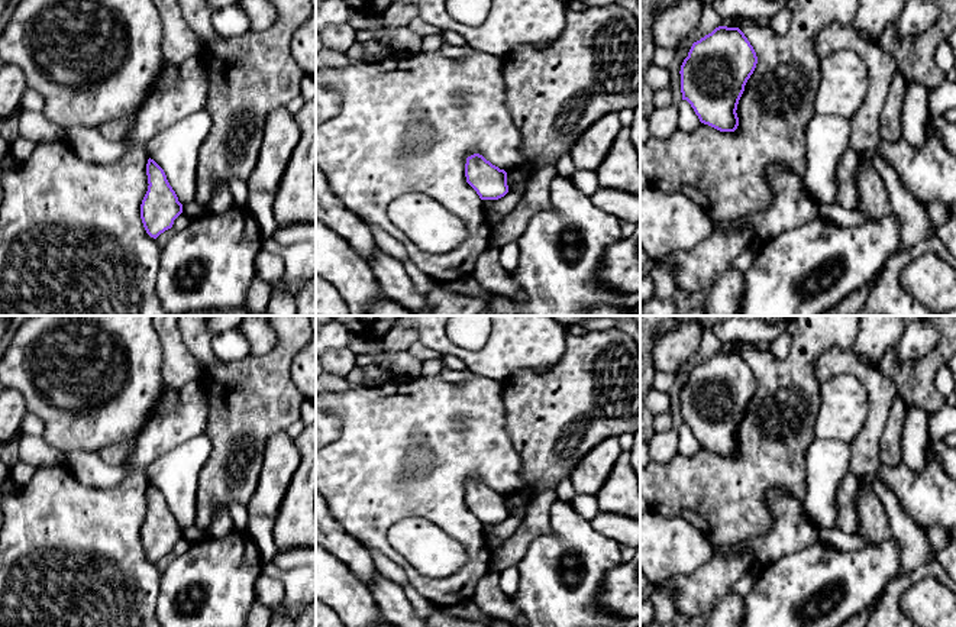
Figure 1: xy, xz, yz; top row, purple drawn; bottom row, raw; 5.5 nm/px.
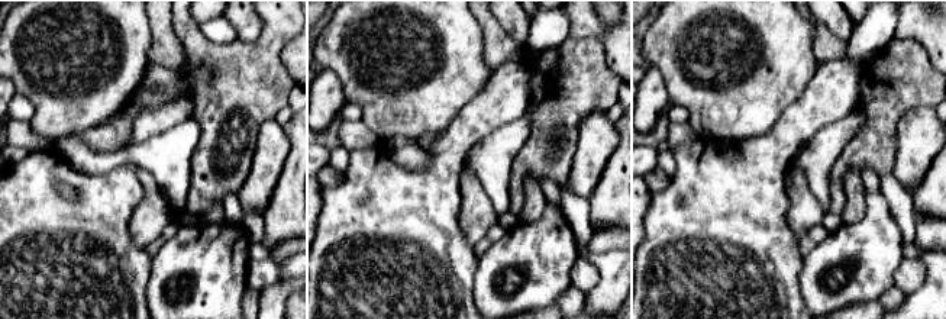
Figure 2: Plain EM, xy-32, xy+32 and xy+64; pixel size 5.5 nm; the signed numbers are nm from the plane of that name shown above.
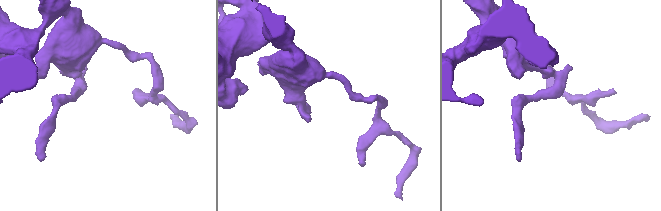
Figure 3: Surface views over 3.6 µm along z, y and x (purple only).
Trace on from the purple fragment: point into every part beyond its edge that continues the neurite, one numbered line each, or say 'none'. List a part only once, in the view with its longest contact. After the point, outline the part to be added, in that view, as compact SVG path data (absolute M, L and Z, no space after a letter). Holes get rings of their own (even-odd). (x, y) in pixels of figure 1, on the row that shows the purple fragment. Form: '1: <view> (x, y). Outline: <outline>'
none

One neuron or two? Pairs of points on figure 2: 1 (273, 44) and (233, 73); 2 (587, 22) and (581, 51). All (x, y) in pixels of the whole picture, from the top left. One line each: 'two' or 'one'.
1: one
2: two

